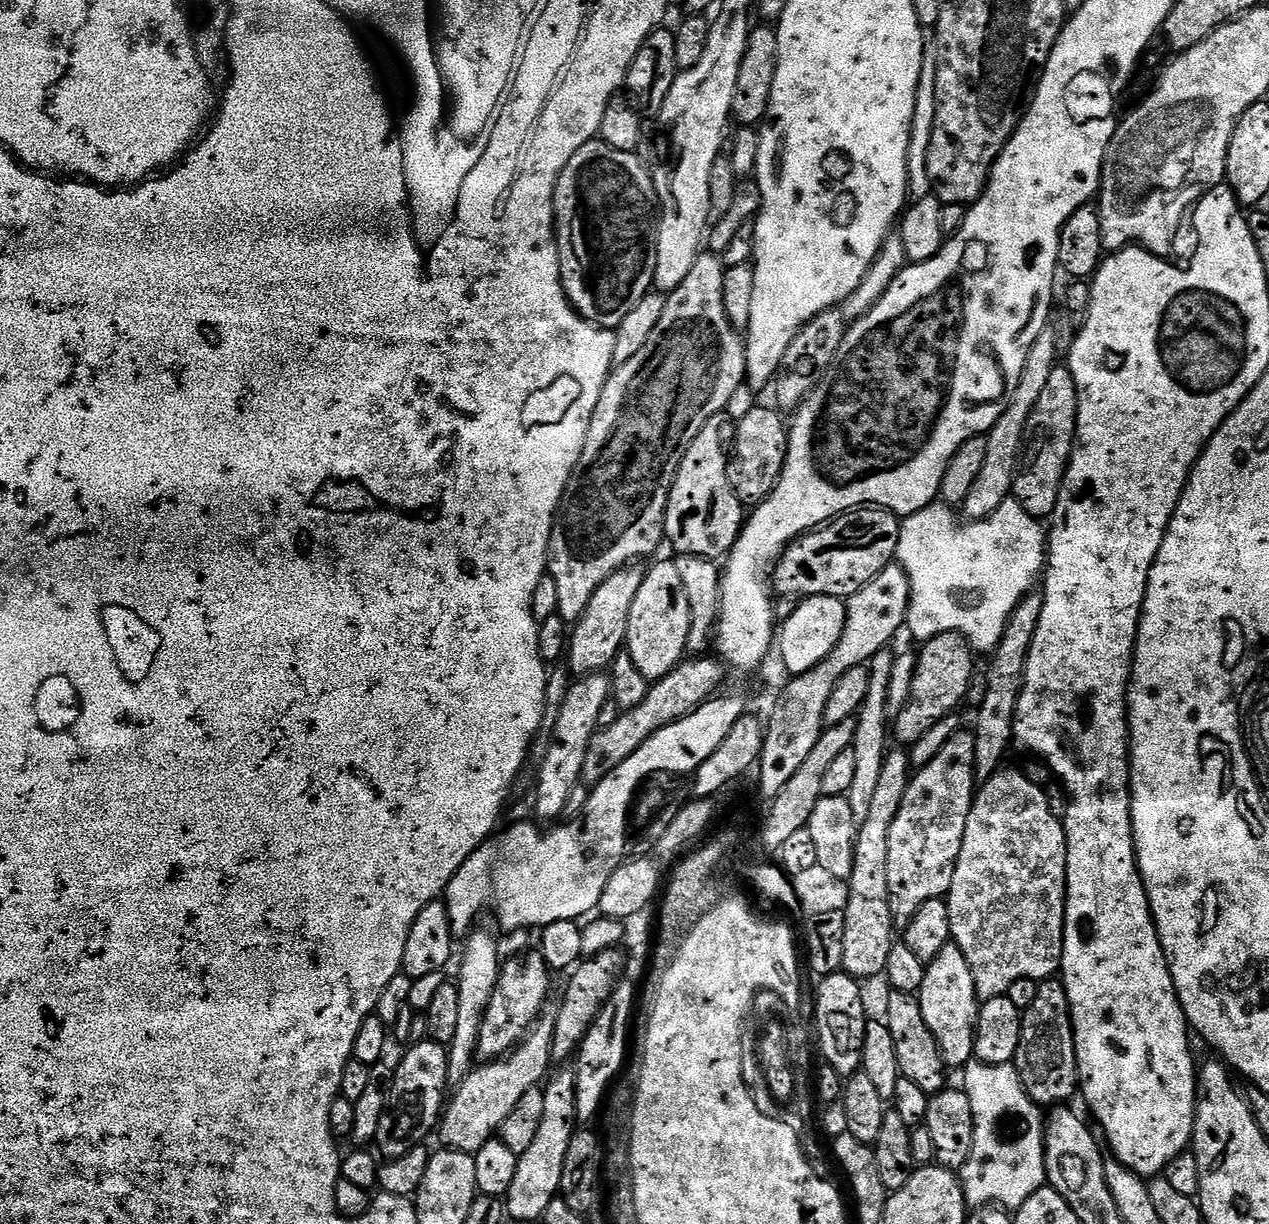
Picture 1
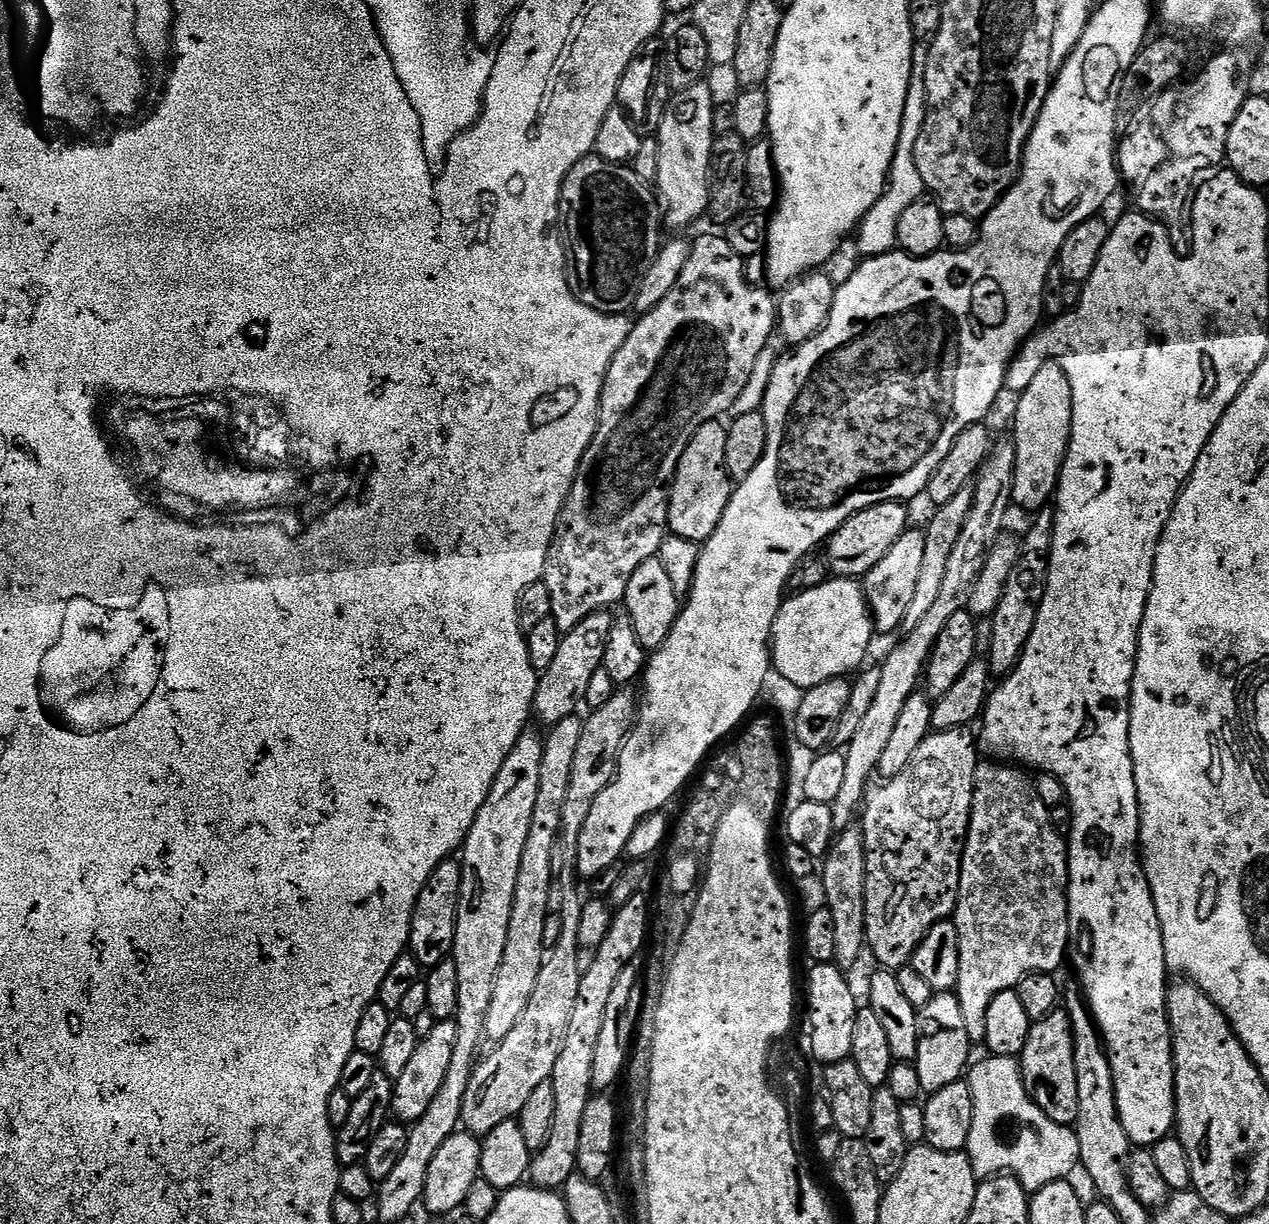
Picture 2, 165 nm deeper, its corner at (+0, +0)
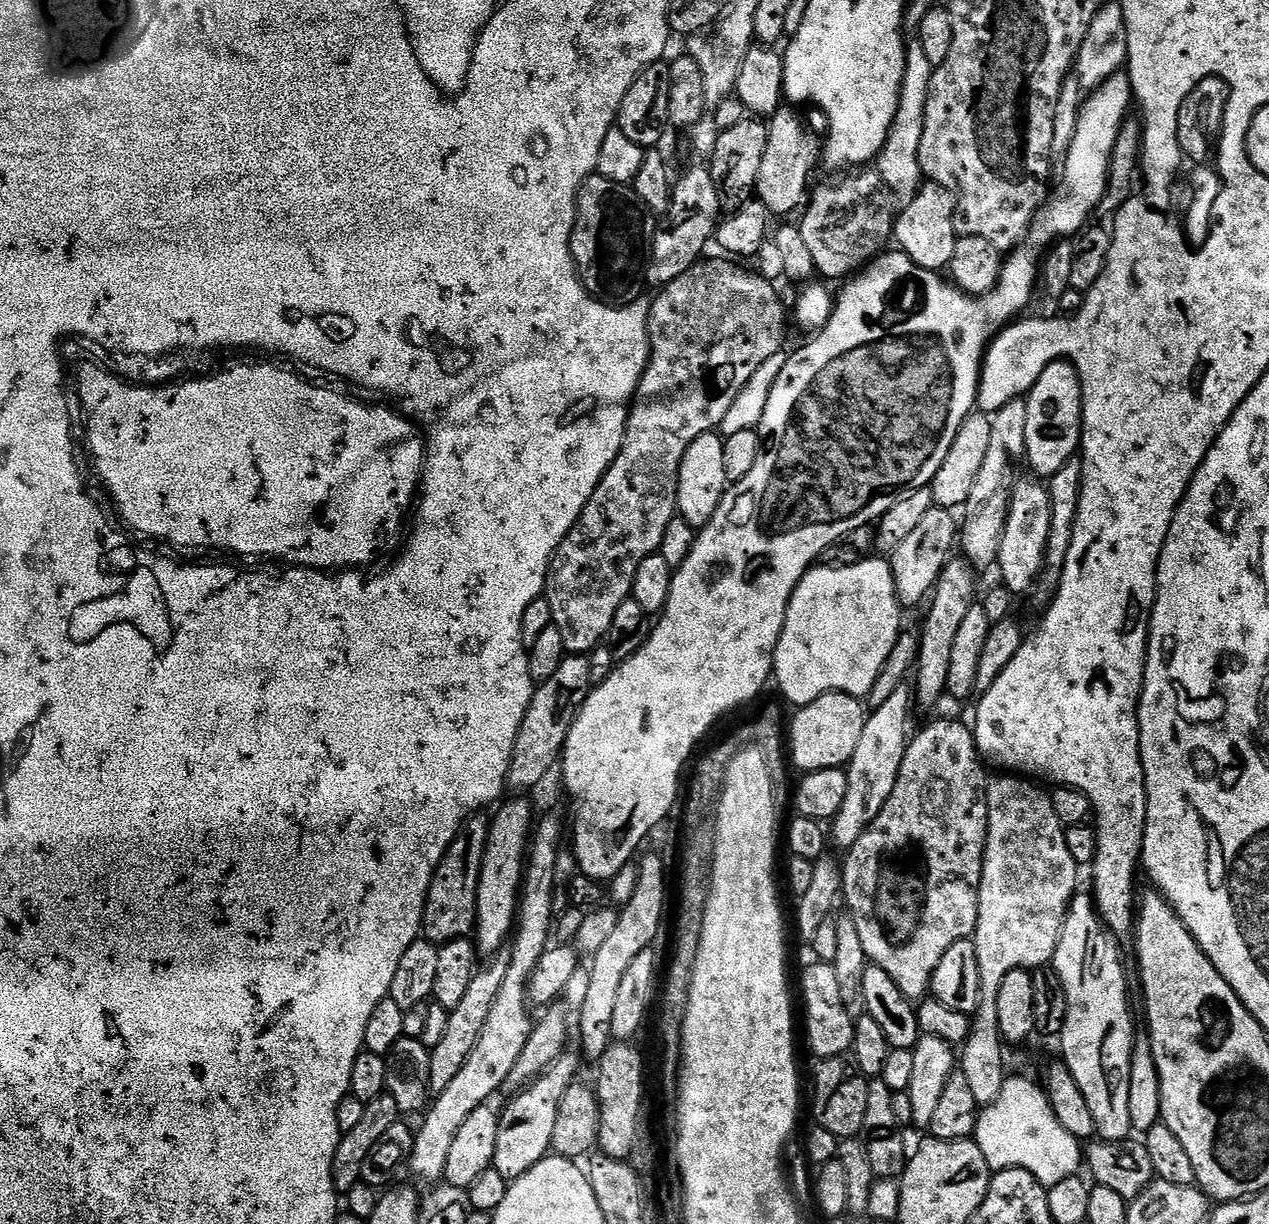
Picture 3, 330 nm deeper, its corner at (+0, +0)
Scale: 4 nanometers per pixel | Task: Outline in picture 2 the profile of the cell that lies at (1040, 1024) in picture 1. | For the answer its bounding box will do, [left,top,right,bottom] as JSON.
[1018,1010,1080,1125]

